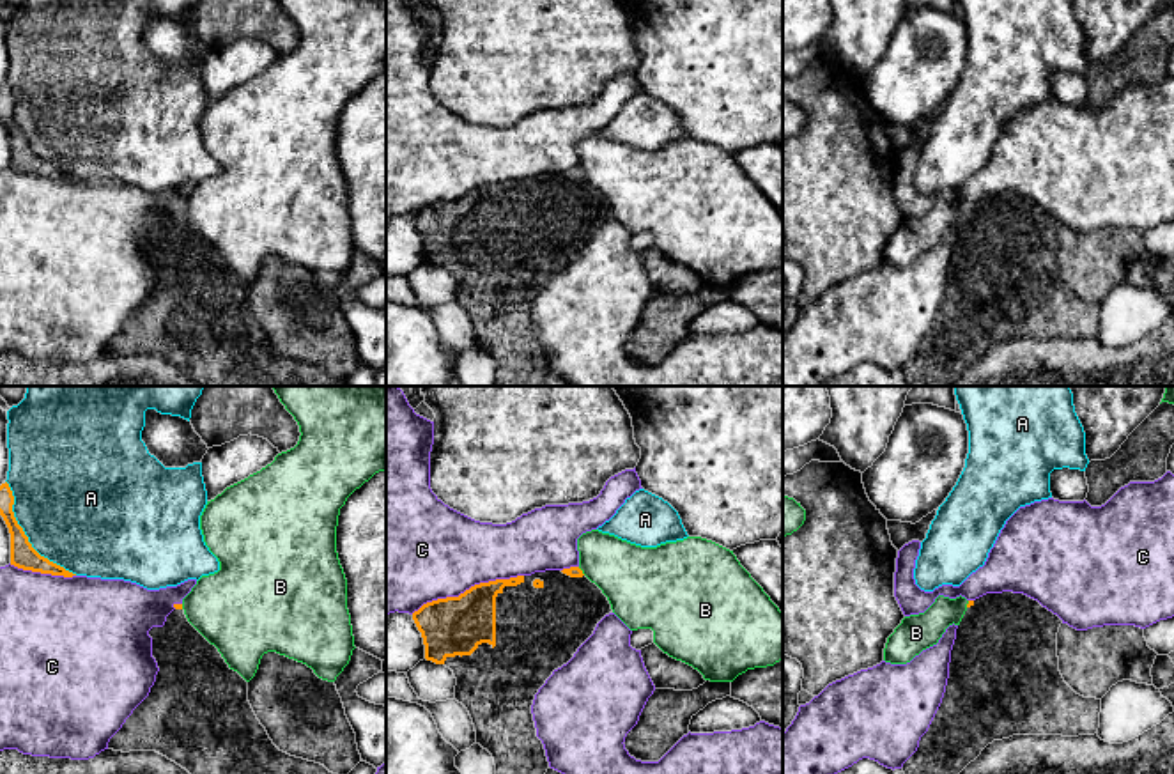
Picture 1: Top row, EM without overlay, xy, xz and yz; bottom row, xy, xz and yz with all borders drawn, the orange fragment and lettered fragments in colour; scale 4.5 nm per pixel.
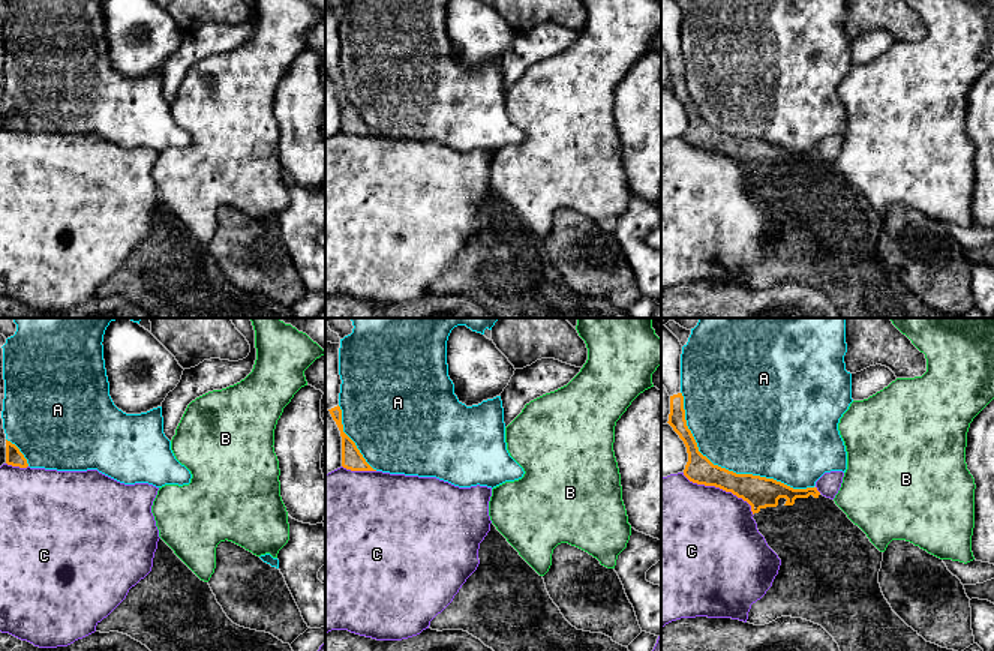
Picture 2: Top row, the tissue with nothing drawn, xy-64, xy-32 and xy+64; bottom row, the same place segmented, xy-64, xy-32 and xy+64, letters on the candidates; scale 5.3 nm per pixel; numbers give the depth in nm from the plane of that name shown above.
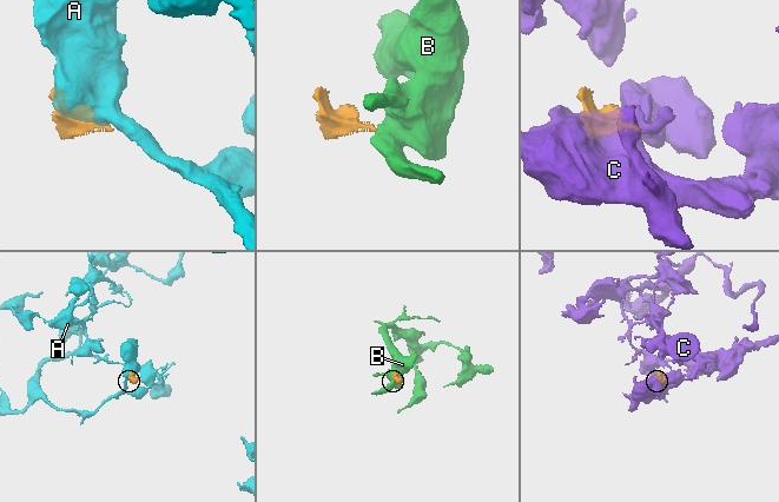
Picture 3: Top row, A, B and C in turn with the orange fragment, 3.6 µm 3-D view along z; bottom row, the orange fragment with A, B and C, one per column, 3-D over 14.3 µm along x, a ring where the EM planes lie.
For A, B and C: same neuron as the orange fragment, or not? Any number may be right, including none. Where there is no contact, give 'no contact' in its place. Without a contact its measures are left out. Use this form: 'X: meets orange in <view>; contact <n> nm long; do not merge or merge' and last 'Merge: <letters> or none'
A: meets orange in xy; contact 550 nm long; do not merge
B: meets orange in xz; contact 50 nm long; do not merge
C: meets orange in xz; contact 550 nm long; do not merge
Merge: none

